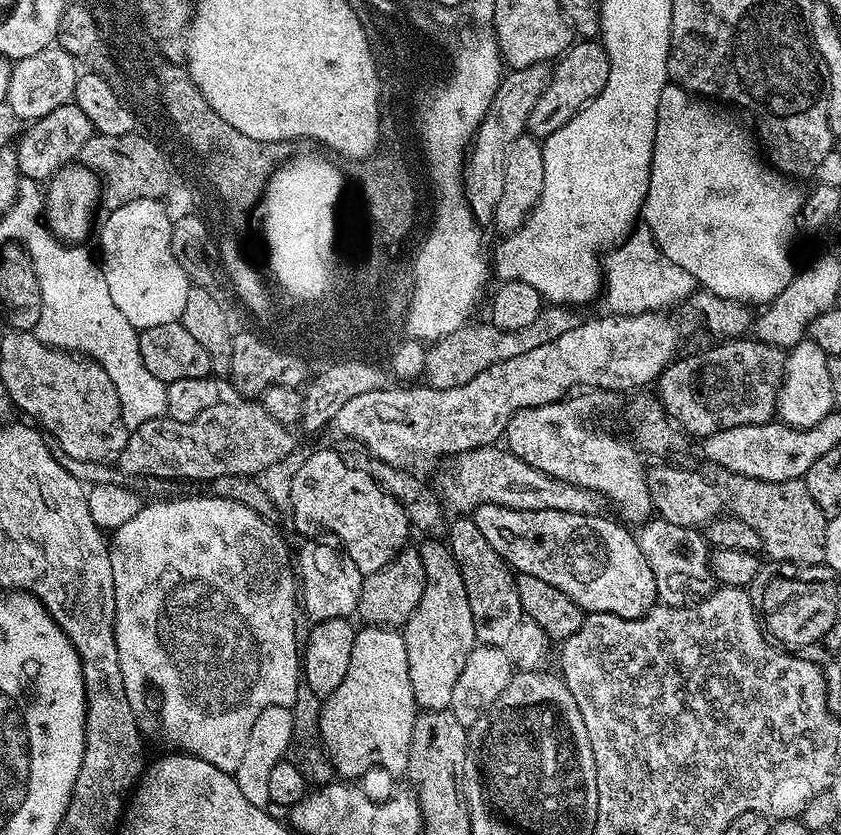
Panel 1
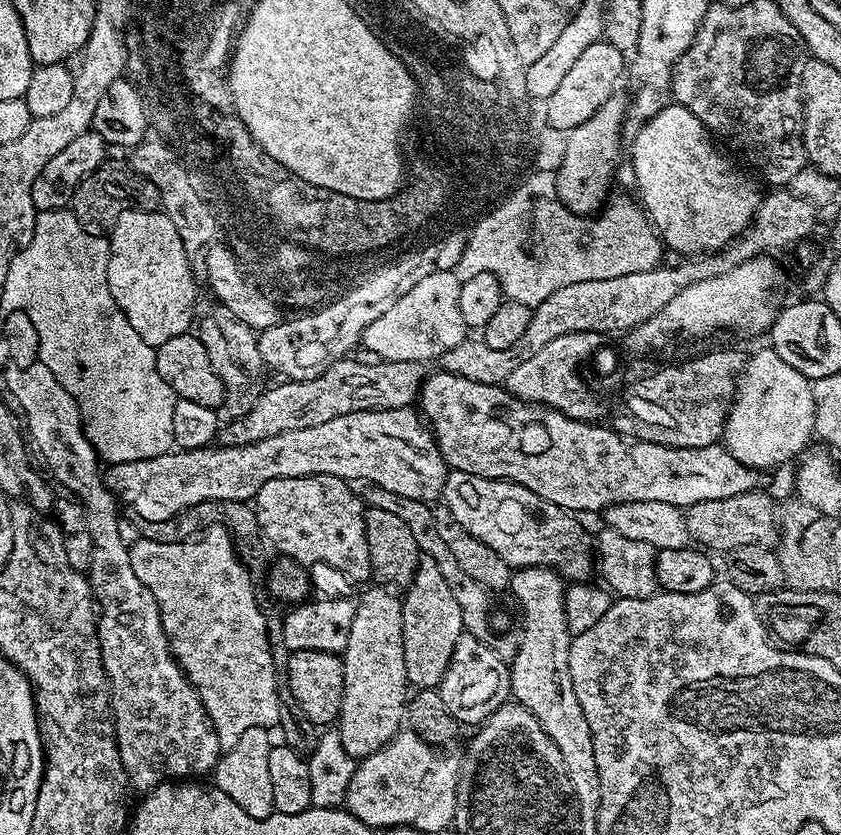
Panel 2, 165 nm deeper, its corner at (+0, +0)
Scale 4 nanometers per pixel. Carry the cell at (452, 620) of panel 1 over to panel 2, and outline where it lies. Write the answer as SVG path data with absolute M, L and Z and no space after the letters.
M421 555L412 583L402 596L402 650L406 662L406 678L413 689L439 689L442 674L446 674L446 666L450 666L450 654L454 654L454 646L458 646L458 638L465 635L465 632L462 610L442 578L437 562L430 556Z

